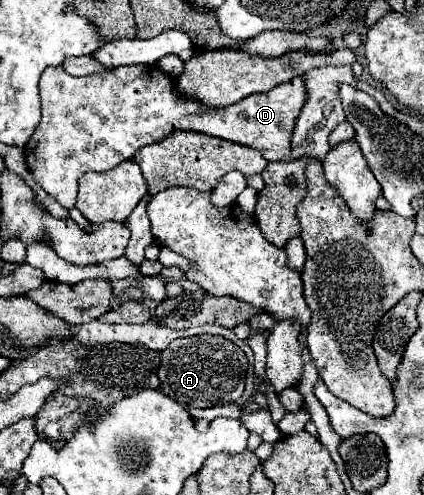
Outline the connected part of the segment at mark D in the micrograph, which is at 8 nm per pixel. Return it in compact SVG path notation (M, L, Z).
M124 65L108 73L96 73L96 75L86 75L86 77L72 77L62 67L46 67L46 73L42 73L42 79L40 79L40 97L42 97L42 119L34 135L24 147L26 165L32 171L34 181L50 197L54 197L62 207L72 209L76 203L78 179L84 173L108 171L116 167L118 163L132 159L140 147L162 141L174 129L200 131L206 135L222 137L238 145L258 149L268 163L286 161L290 157L290 135L296 123L296 117L306 101L306 87L304 87L304 79L296 77L288 83L276 85L268 93L248 95L234 105L208 109L206 105L200 105L200 101L196 99L182 97L174 87L174 79L162 73L158 65Z

